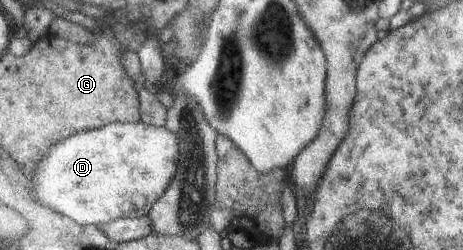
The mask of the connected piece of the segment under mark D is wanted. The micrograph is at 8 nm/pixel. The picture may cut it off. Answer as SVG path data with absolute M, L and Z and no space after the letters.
M143 122L107 124L53 146L32 178L33 196L43 206L83 226L99 227L117 218L144 217L171 186L179 156L179 138L168 128Z

